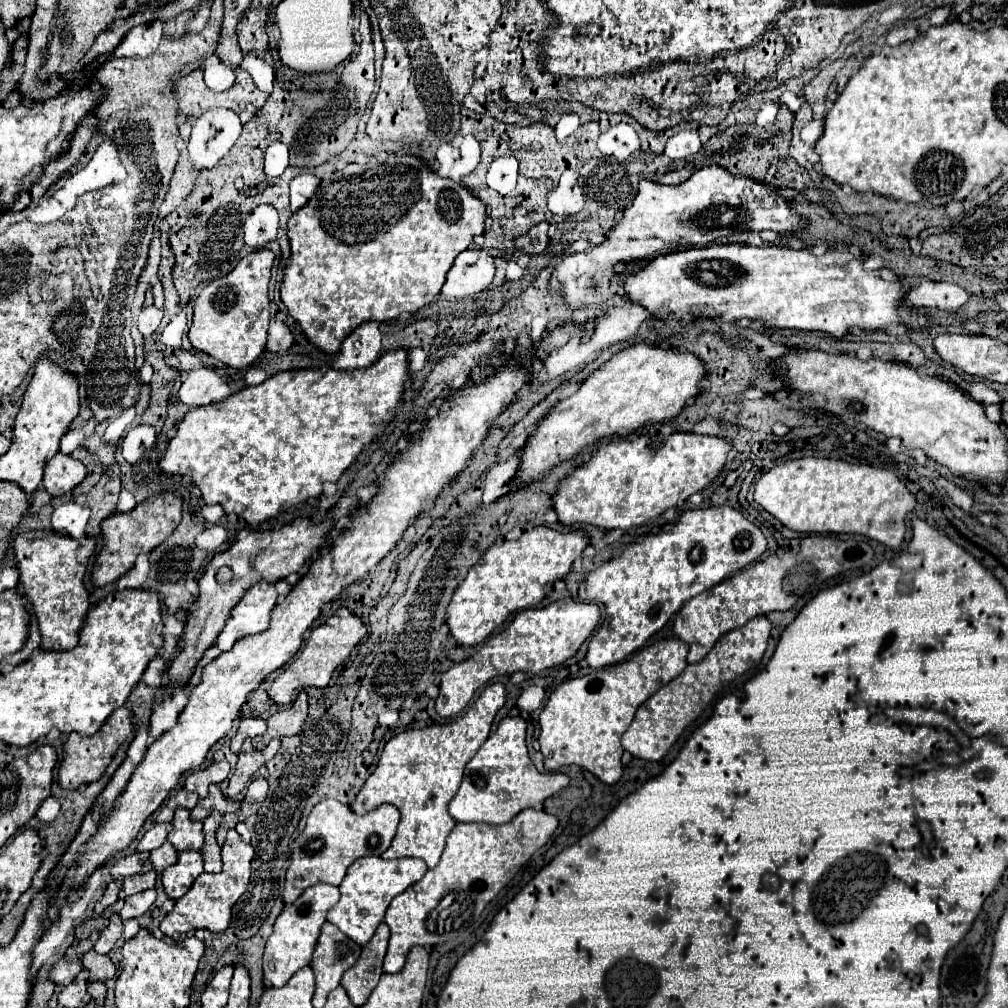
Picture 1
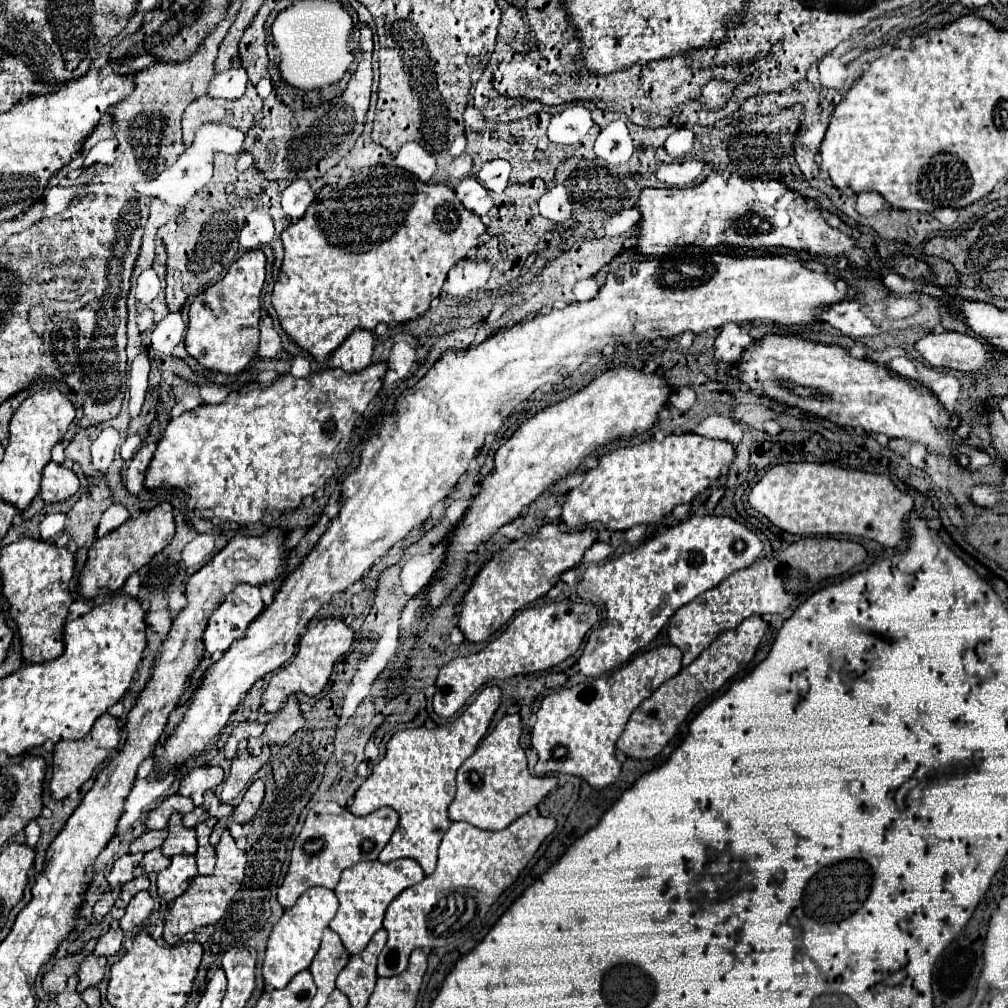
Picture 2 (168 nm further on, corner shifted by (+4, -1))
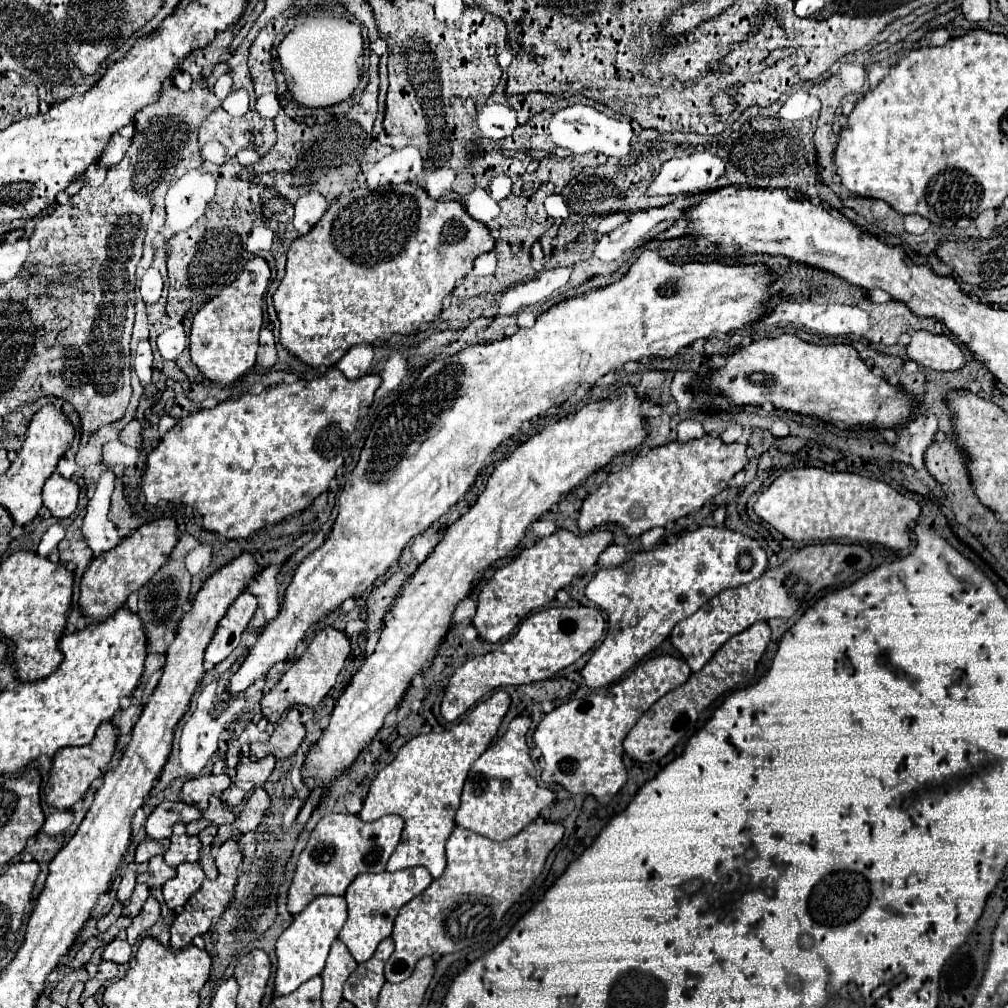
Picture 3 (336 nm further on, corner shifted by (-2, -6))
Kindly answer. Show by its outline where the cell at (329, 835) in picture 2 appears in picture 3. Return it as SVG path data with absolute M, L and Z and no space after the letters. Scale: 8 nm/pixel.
M350 813L324 815L310 833L306 849L298 857L296 875L288 891L288 911L292 915L300 913L318 895L344 895L346 887L360 873L384 871L388 857L400 841L402 827L404 821L398 815L384 815L372 823L364 823L358 815Z

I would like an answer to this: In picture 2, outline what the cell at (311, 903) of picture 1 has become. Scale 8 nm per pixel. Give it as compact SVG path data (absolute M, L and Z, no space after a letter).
M310 888L298 898L298 902L292 908L284 912L284 916L276 922L268 938L268 948L262 964L262 974L266 984L270 984L272 988L284 988L290 982L290 978L294 978L298 972L302 972L312 964L312 958L316 956L320 946L322 932L336 916L336 910L338 910L338 898L334 890Z

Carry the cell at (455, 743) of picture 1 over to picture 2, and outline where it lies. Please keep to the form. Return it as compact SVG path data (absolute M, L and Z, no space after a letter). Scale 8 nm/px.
M486 686L452 724L442 724L432 730L424 726L400 730L390 738L386 744L386 756L372 768L372 774L358 788L354 804L350 806L354 816L366 816L382 806L390 806L400 814L398 828L380 852L380 862L388 864L398 858L414 858L426 876L434 872L440 840L450 828L448 806L456 792L456 772L462 762L474 754L476 746L488 732L500 696L502 692L498 686Z

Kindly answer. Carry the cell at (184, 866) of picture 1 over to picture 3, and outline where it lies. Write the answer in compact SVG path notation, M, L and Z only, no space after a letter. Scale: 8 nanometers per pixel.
M182 863L182 865L178 865L176 871L178 871L178 875L164 883L162 895L170 909L180 911L184 907L184 903L200 889L206 875L198 863Z

